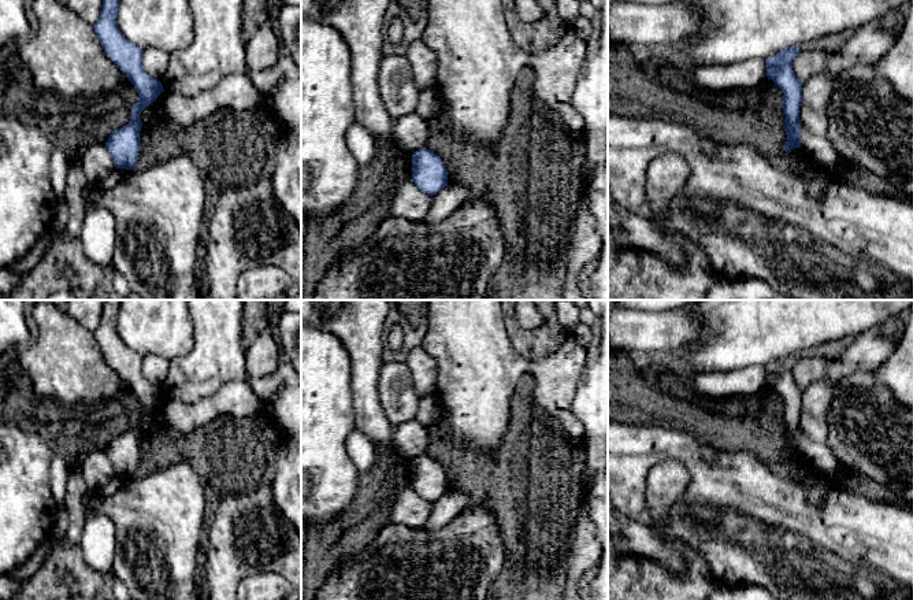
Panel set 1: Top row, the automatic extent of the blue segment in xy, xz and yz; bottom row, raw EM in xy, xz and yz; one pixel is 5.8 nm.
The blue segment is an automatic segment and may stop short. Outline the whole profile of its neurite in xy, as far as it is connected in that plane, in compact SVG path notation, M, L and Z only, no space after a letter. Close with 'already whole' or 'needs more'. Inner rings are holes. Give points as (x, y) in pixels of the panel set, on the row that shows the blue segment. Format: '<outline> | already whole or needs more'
M103 0L99 21L93 25L105 55L127 75L138 92L138 101L131 107L131 119L112 132L105 148L116 168L133 170L141 151L141 112L164 92L160 81L149 77L142 68L144 51L130 42L119 30L116 15L119 0Z | already whole

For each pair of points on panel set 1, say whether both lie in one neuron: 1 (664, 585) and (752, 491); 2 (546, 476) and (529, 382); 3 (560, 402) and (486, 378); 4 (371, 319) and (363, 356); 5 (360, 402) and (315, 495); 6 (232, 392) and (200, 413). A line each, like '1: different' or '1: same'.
1: different
2: same
3: same
4: same
5: different
6: same

